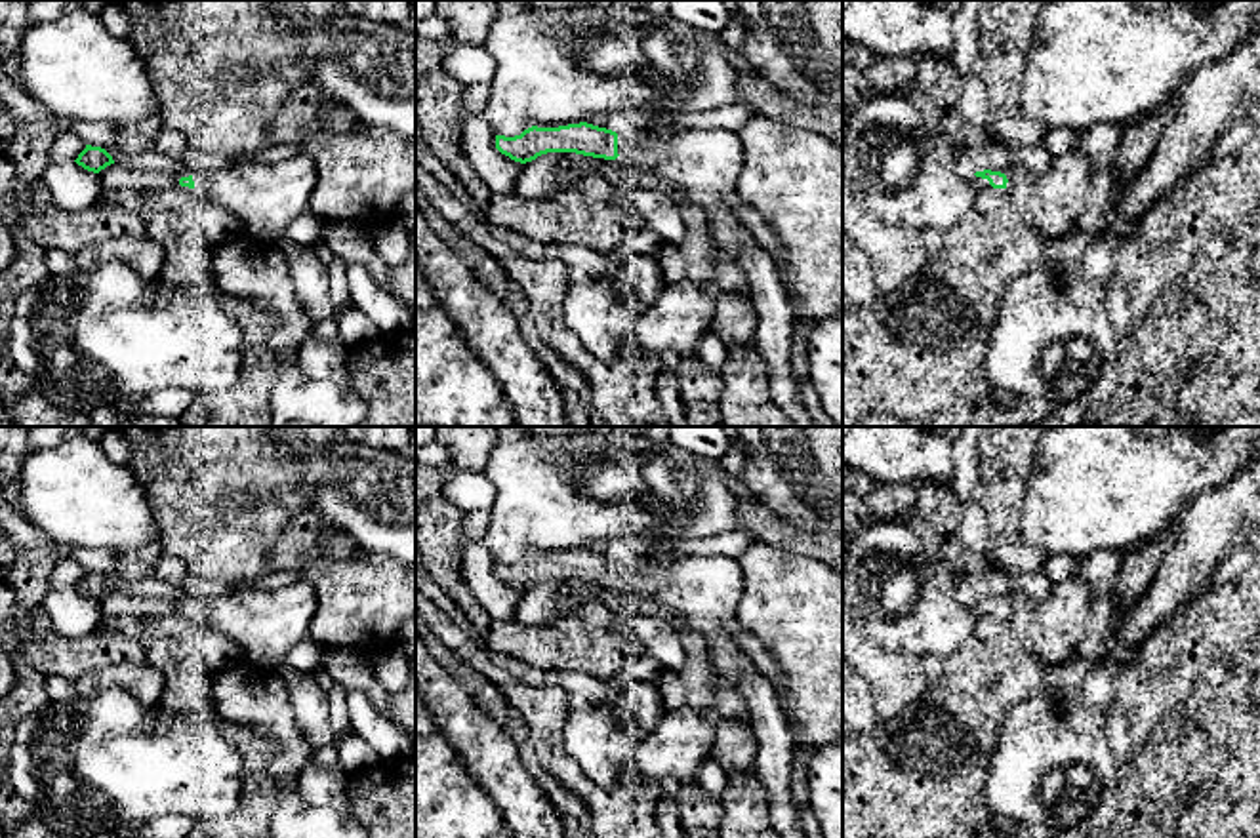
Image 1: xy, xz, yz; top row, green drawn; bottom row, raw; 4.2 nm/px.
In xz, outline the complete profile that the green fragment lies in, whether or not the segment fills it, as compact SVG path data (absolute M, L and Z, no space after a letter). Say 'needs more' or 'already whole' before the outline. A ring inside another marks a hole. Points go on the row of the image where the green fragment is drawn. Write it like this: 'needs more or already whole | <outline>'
needs more | M642 120L627 122L618 133L587 122L559 128L532 126L520 135L496 135L496 149L515 162L526 164L547 152L576 152L593 158L616 160L652 170L682 189L709 217L715 244L740 257L749 280L749 299L757 310L753 341L772 373L772 398L791 417L793 427L814 427L810 409L801 400L801 390L791 373L793 309L783 289L776 261L759 246L753 234L726 204L726 194L736 189L743 166L743 145L730 130L677 130L661 133Z

